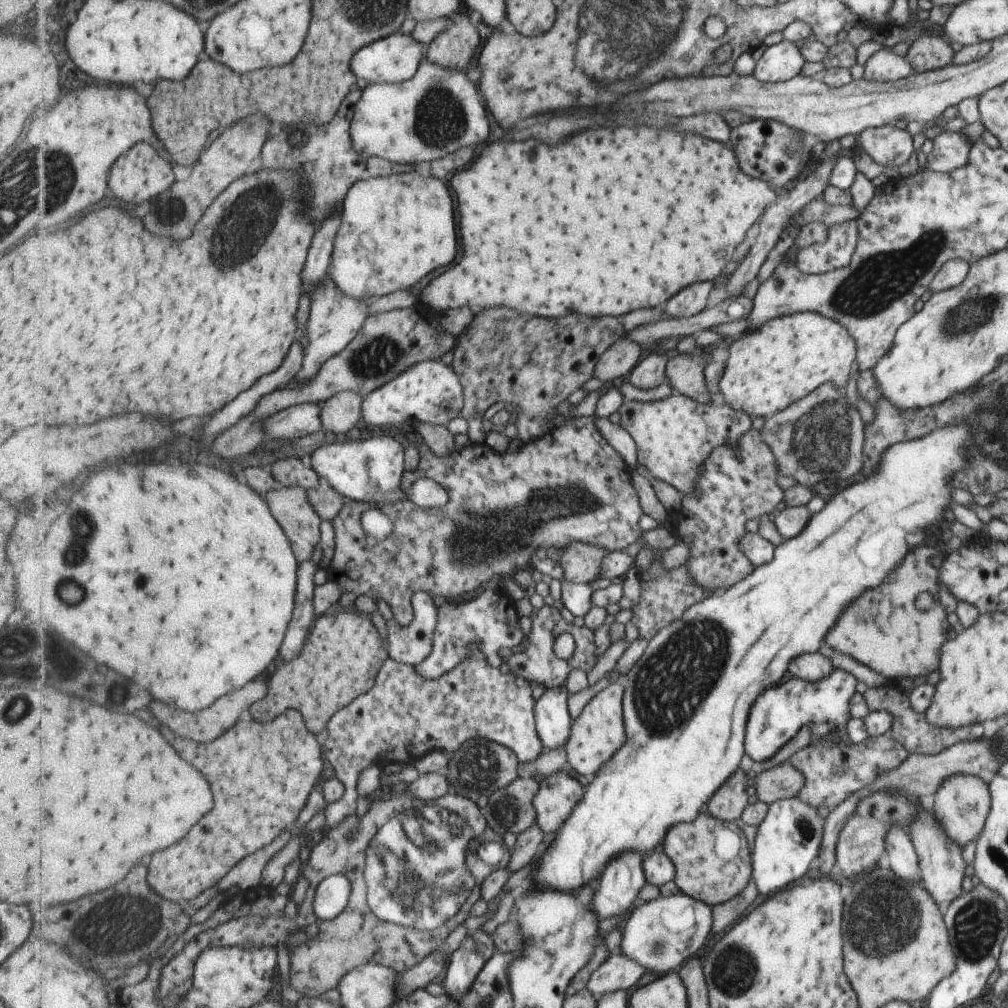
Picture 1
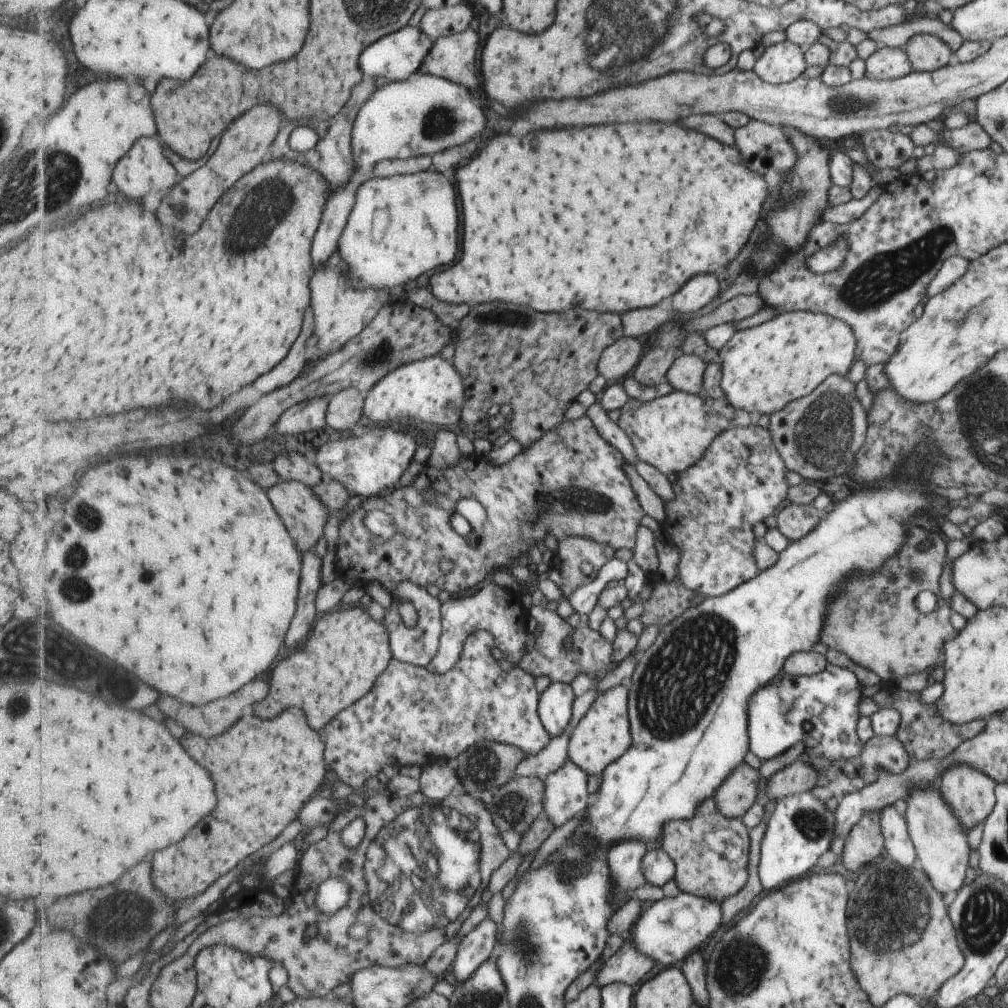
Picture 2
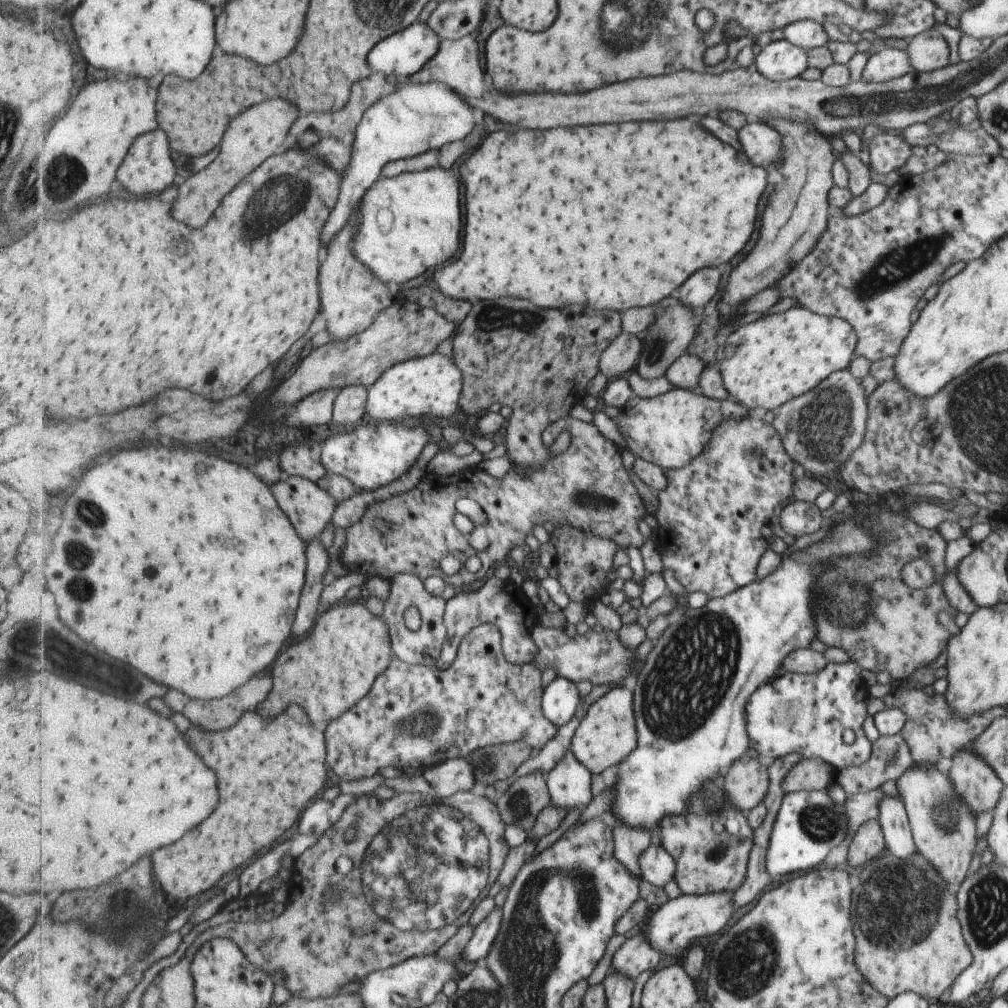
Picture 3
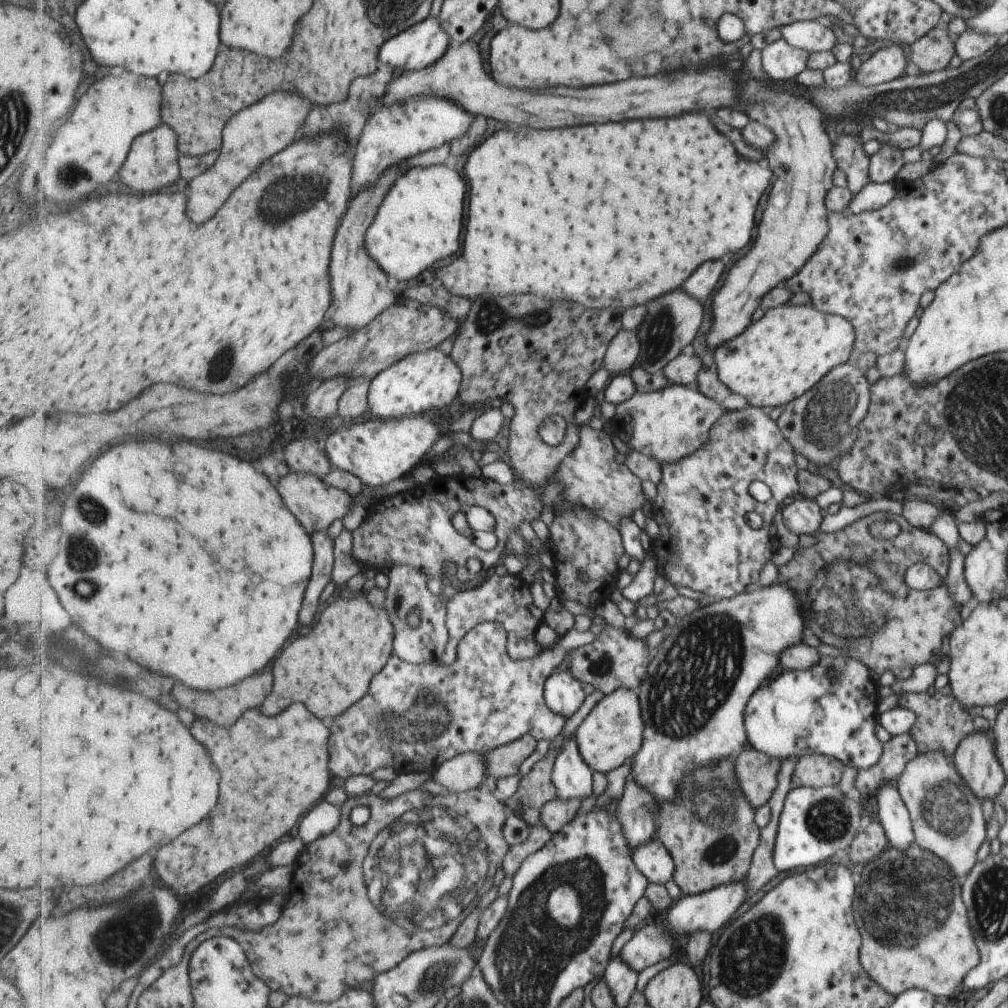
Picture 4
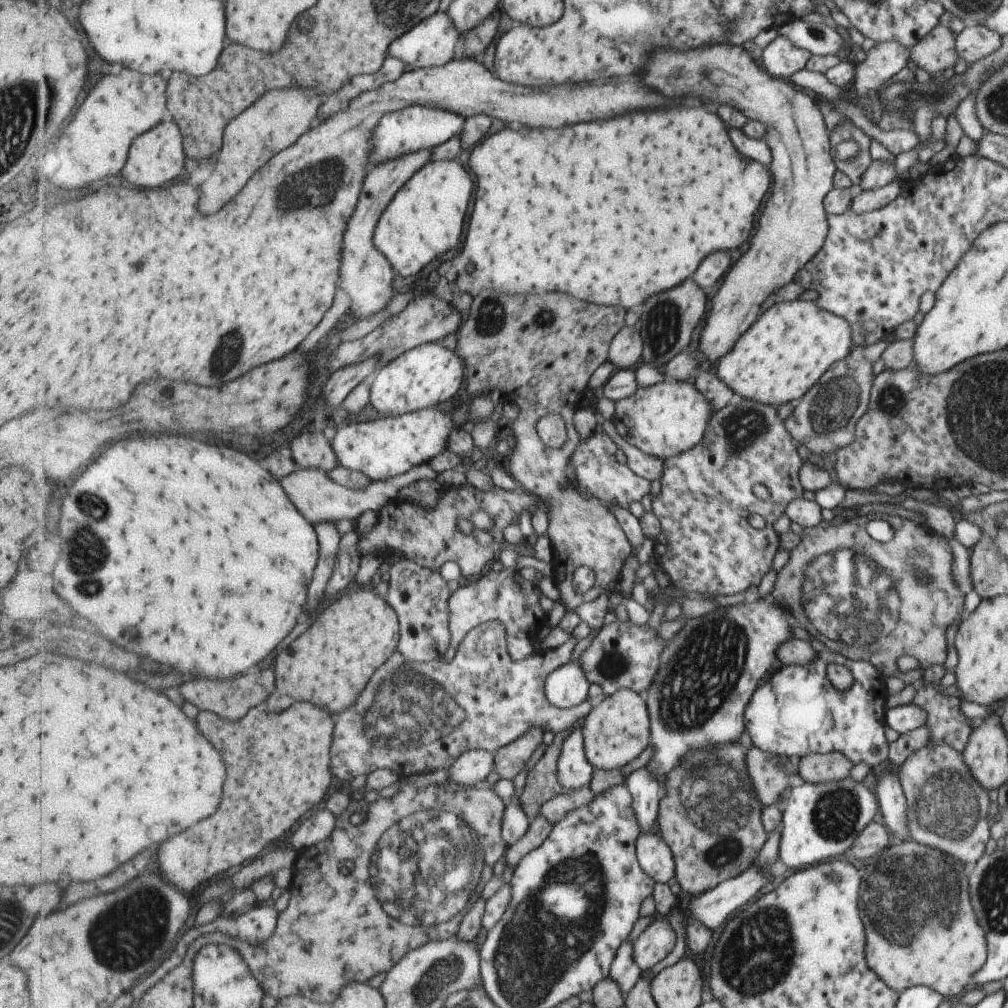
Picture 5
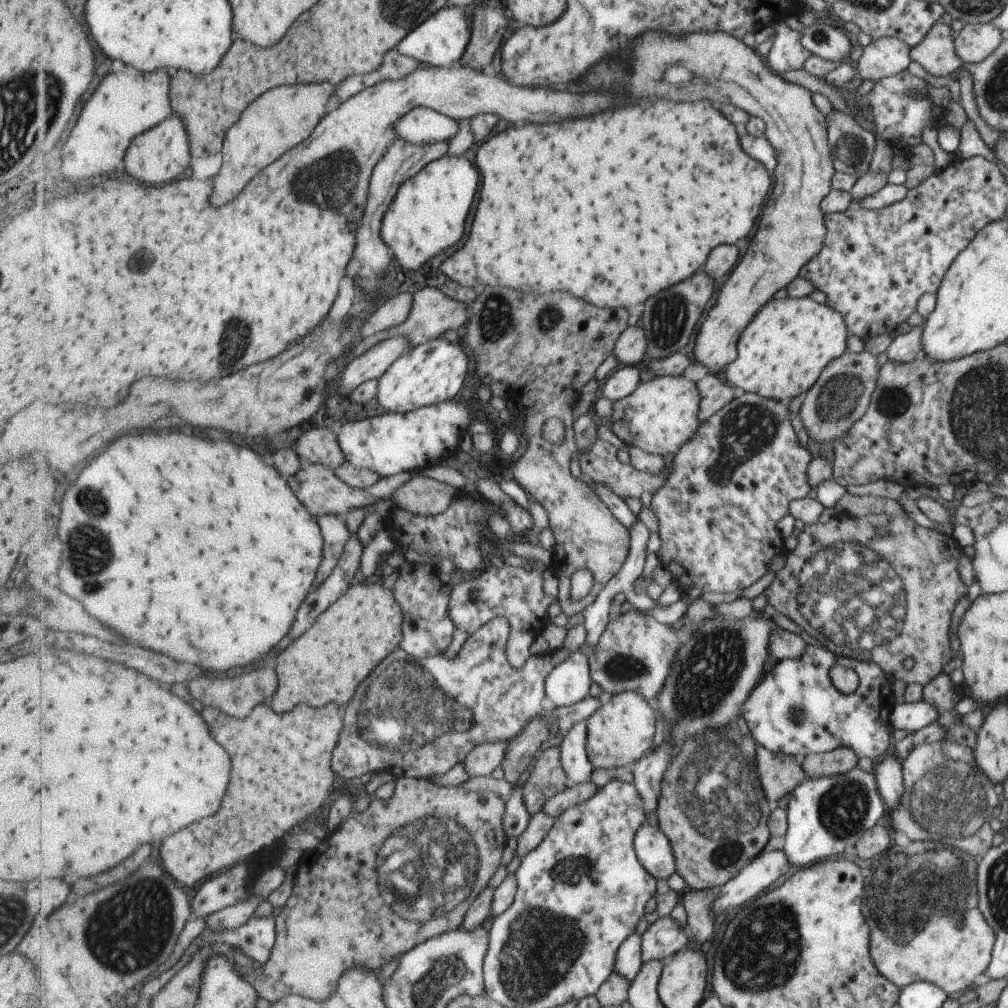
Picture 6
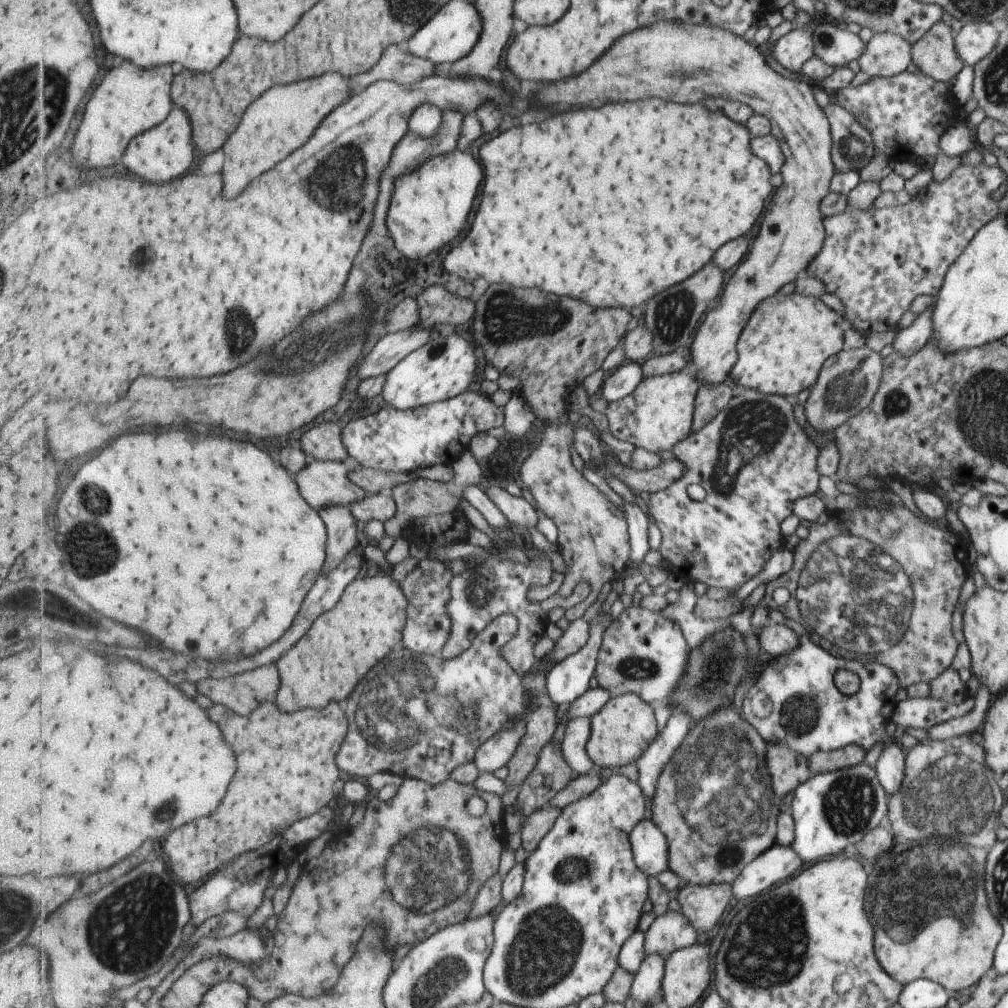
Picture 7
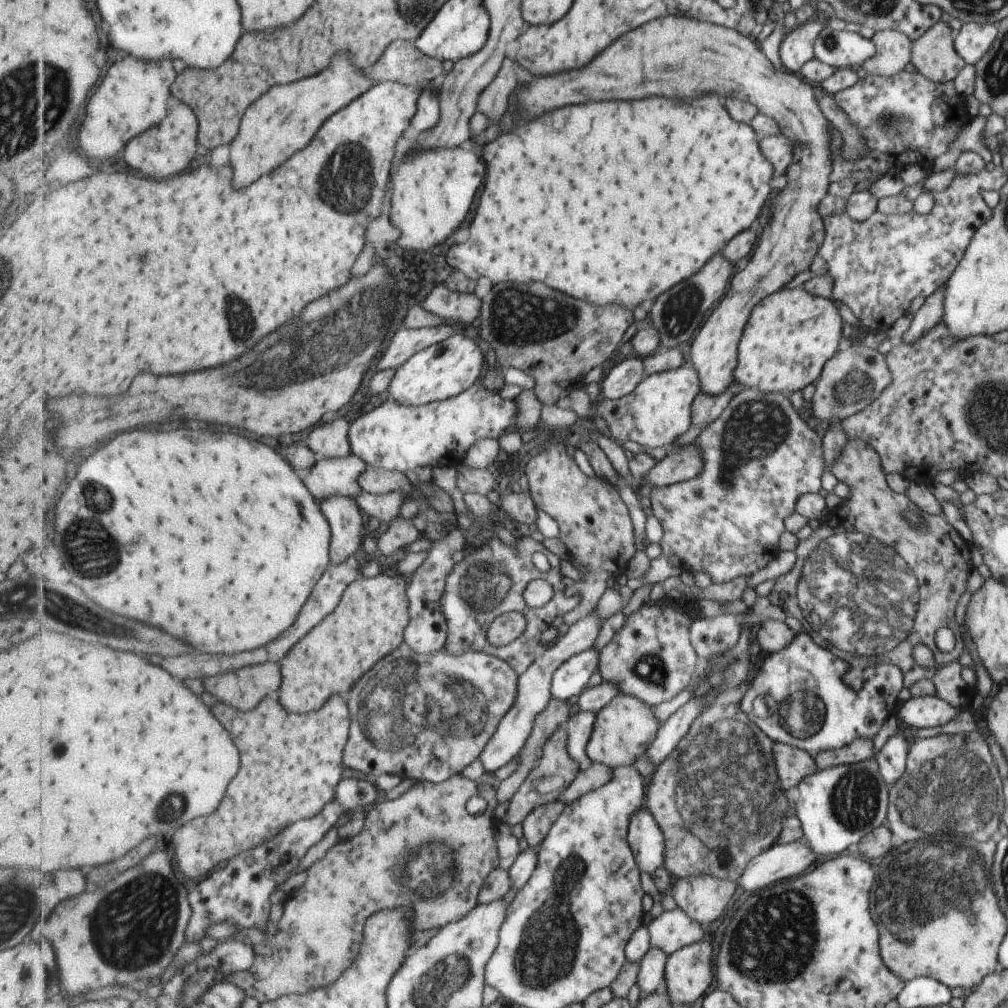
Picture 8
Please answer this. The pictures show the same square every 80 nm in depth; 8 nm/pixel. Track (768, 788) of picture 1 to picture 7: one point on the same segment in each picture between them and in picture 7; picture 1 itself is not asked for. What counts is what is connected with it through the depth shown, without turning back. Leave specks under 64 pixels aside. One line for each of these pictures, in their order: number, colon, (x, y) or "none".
2: (799, 776)
3: (814, 774)
4: (814, 771)
5: (817, 768)
6: (838, 761)
7: (819, 762)

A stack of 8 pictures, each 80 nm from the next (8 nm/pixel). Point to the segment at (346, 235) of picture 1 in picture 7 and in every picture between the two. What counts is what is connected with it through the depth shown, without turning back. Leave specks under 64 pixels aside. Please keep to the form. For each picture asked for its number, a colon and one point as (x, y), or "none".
2: (402, 226)
3: (409, 223)
4: (420, 222)
5: (426, 218)
6: (429, 214)
7: (430, 206)

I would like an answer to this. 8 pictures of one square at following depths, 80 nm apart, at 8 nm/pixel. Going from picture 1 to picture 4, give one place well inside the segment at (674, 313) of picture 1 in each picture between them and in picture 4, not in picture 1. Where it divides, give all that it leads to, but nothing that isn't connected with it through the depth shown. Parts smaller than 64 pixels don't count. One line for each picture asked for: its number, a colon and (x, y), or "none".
2: (696, 293)
3: (696, 292)
4: (702, 283)

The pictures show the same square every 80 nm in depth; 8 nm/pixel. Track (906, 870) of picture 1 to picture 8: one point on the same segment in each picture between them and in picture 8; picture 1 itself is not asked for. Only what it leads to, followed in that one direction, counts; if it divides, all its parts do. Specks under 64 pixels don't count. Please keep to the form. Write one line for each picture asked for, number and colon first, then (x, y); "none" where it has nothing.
2: (898, 847)
3: (892, 817)
4: (888, 808)
5: (889, 796)
6: (888, 777)
7: (889, 767)
8: (891, 759)

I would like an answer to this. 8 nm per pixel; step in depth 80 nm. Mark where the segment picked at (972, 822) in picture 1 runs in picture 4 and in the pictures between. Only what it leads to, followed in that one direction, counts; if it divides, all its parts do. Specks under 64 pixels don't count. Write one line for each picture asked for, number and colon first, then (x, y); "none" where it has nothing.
2: (969, 792)
3: (978, 785)
4: (974, 759)

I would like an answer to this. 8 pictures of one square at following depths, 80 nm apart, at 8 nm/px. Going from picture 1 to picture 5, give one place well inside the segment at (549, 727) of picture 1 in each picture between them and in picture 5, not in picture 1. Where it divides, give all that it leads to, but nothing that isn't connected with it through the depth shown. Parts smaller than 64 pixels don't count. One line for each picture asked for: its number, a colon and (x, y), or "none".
2: (556, 708)
3: (561, 700)
4: (564, 694)
5: (568, 687)

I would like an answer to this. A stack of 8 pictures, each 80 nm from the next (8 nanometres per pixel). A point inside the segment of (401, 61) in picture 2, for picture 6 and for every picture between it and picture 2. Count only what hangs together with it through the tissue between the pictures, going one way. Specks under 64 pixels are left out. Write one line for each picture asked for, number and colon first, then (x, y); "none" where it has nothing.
3: (404, 54)
4: (420, 46)
5: (434, 42)
6: (441, 41)

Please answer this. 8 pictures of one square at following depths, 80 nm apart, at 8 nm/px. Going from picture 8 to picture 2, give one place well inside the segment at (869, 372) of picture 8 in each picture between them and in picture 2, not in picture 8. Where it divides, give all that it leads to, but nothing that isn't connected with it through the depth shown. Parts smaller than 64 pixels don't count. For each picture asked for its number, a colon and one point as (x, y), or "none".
2: (818, 435)
3: (820, 429)
4: (821, 425)
5: (824, 420)
6: (840, 398)
7: (848, 381)

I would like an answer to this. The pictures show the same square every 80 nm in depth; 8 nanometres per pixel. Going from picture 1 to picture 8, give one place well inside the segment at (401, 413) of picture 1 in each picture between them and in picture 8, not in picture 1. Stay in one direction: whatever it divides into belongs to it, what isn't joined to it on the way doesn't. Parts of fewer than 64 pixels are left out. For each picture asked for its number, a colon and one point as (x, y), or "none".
2: (431, 389)
3: (431, 385)
4: (426, 380)
5: (422, 378)
6: (435, 371)
7: (443, 368)
8: (444, 370)

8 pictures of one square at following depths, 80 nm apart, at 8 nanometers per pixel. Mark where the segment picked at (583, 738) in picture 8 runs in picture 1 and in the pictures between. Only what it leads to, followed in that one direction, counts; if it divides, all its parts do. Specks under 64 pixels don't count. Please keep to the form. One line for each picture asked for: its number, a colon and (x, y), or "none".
1: (559, 794)
2: (567, 795)
3: (569, 782)
4: (572, 776)
5: (576, 771)
6: (576, 762)
7: (578, 732)

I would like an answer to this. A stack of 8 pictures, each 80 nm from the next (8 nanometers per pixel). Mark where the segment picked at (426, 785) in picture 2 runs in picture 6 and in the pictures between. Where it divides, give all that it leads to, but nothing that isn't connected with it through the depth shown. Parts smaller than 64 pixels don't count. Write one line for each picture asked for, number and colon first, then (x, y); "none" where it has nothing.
3: (455, 775)
4: (462, 774)
5: (471, 770)
6: (488, 757)

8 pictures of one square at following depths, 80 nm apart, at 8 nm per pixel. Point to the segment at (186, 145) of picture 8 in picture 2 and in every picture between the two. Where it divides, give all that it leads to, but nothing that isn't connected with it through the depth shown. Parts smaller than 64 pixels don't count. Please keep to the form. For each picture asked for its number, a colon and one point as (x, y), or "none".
2: (145, 168)
3: (148, 168)
4: (153, 164)
5: (156, 158)
6: (159, 155)
7: (166, 152)

